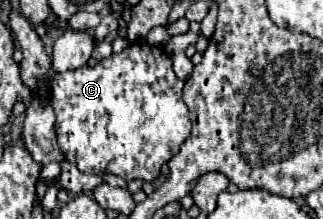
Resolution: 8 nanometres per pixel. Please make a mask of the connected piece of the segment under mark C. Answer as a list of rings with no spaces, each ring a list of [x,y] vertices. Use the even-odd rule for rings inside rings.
[[[133,43],[121,53],[99,61],[95,67],[81,67],[65,73],[53,73],[51,79],[53,109],[57,115],[55,131],[57,141],[65,157],[77,165],[83,173],[113,173],[125,181],[143,179],[153,181],[161,173],[161,165],[167,163],[191,133],[189,109],[181,99],[183,81],[173,73],[171,57],[161,47],[147,43]]]

